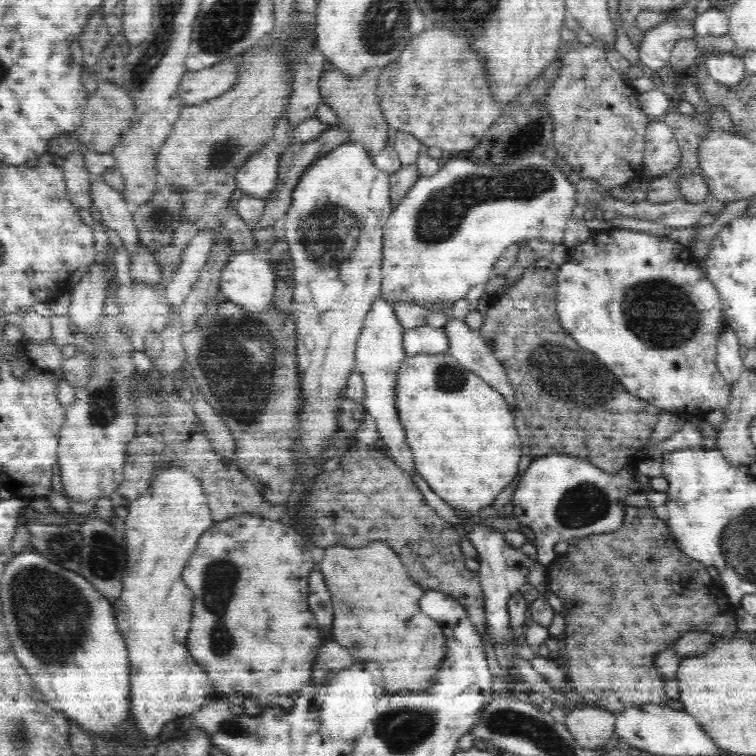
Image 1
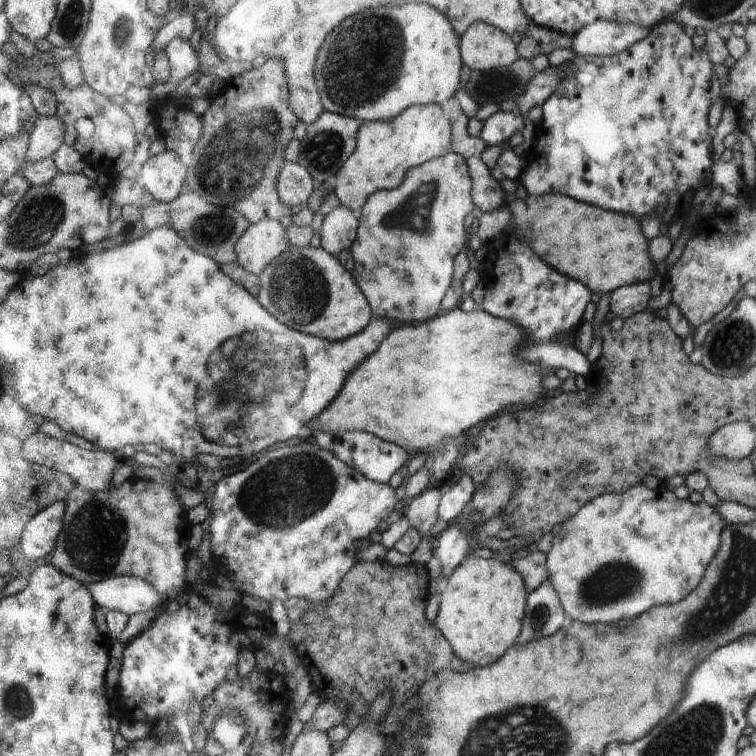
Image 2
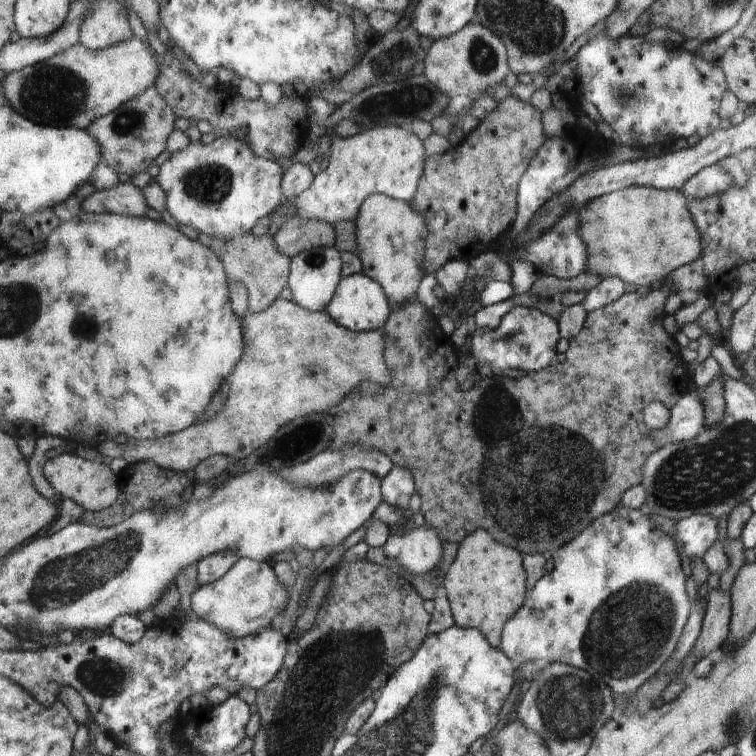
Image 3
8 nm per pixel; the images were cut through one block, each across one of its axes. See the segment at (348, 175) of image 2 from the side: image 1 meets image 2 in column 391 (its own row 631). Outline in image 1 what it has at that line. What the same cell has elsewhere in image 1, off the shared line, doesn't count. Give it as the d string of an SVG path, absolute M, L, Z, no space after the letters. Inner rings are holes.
M168 464L152 478L150 490L146 494L129 502L130 512L125 517L128 560L122 580L123 592L113 602L113 610L118 630L124 634L128 659L132 666L132 722L152 739L160 735L165 723L184 715L190 716L195 710L199 710L210 688L208 675L187 649L186 640L191 628L195 595L182 578L182 572L194 553L200 534L215 524L210 508L204 502L204 487L200 480L192 476L192 471L180 470L176 468L176 464Z

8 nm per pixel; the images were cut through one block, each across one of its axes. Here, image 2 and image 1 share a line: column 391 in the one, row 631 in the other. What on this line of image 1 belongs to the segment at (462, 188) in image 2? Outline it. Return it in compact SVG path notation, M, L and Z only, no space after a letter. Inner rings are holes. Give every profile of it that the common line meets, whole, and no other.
M237 514L230 518L222 519L222 522L214 524L200 536L196 550L189 559L188 565L182 572L182 578L185 584L191 588L195 595L195 604L193 605L193 615L191 618L191 628L187 636L187 649L195 662L203 668L209 678L209 686L214 685L214 689L229 696L231 694L243 695L256 701L263 708L268 706L282 706L288 708L292 704L294 694L298 694L304 686L312 684L312 672L316 656L320 656L320 632L316 626L316 620L308 608L308 578L317 566L318 558L313 556L302 537L296 533L294 528L278 521L272 521L269 518L262 518L255 514Z

